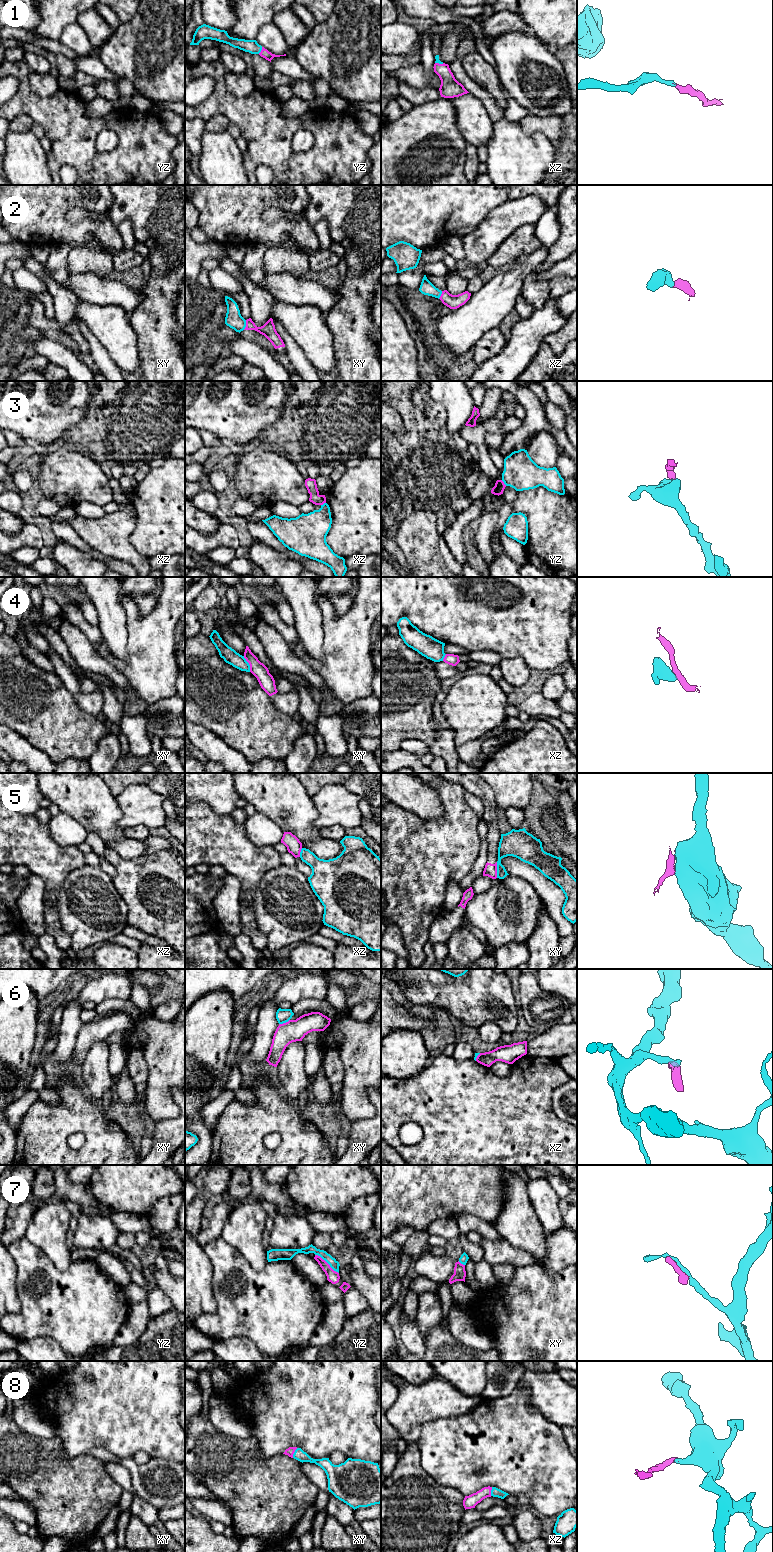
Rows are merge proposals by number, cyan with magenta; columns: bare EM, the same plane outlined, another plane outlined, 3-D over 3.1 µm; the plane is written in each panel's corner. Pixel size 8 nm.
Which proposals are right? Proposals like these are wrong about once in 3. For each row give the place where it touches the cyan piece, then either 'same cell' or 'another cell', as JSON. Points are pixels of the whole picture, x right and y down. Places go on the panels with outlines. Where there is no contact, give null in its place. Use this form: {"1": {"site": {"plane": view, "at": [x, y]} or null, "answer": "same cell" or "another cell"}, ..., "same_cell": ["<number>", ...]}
{"1": {"site": {"plane": "yz", "at": [261, 49]}, "answer": "same cell"}, "2": {"site": {"plane": "xy", "at": [245, 325]}, "answer": "same cell"}, "3": {"site": {"plane": "yz", "at": [504, 483]}, "answer": "another cell"}, "4": {"site": {"plane": "xy", "at": [248, 664]}, "answer": "another cell"}, "5": {"site": {"plane": "xy", "at": [497, 870]}, "answer": "another cell"}, "6": {"site": {"plane": "xy", "at": [284, 1022]}, "answer": "another cell"}, "7": {"site": {"plane": "yz", "at": [327, 1262]}, "answer": "another cell"}, "8": {"site": {"plane": "xy", "at": [294, 1453]}, "answer": "same cell"}, "same_cell": ["1", "2", "8"]}

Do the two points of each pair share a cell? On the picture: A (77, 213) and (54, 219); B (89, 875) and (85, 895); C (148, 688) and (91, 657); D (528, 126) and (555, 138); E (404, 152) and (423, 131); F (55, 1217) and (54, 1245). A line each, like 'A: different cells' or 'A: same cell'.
A: different cells
B: same cell
C: different cells
D: same cell
E: same cell
F: same cell

